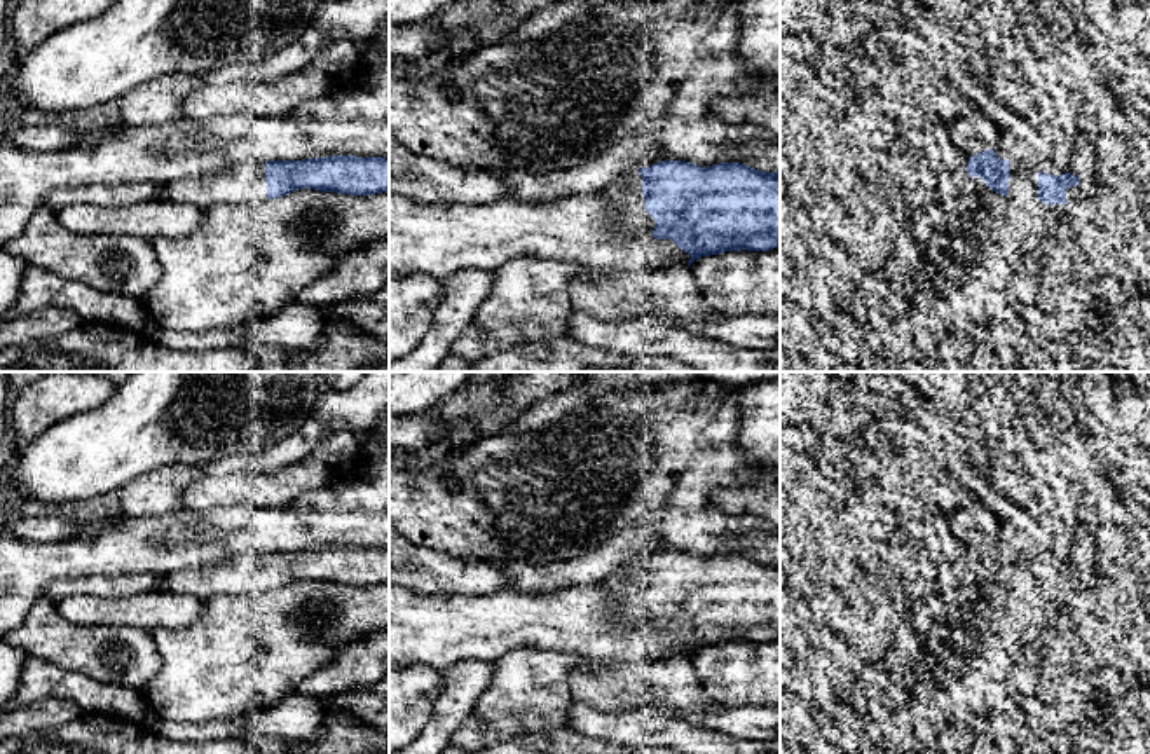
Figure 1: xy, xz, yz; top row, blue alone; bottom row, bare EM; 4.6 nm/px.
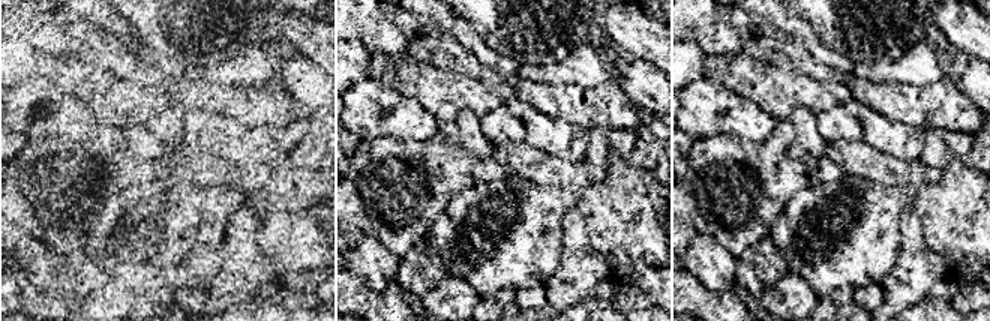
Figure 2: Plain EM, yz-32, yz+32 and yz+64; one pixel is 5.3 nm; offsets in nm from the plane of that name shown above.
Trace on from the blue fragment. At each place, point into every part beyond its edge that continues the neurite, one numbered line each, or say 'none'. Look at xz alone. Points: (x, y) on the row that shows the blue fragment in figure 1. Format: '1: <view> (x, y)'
1: xz (625, 196)

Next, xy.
1: xy (246, 182)

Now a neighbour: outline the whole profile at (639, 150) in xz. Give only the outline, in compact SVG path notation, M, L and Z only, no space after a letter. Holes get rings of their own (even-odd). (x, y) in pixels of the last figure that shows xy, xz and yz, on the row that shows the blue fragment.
M632 134L576 168L550 173L515 169L504 173L501 180L510 190L510 201L557 202L564 197L599 194L618 176L651 168L661 154L661 145L653 141L649 134Z

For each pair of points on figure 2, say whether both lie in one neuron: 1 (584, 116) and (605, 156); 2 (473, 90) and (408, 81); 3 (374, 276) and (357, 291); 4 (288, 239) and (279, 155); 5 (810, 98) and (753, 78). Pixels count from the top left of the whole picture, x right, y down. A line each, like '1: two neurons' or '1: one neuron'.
1: two neurons
2: one neuron
3: two neurons
4: one neuron
5: one neuron

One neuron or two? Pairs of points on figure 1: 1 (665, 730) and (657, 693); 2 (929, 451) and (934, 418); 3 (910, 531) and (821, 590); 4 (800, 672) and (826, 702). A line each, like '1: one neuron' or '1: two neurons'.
1: two neurons
2: two neurons
3: one neuron
4: one neuron

